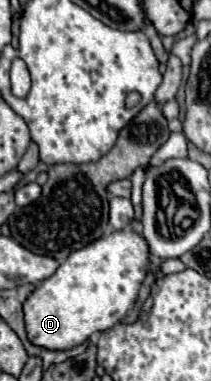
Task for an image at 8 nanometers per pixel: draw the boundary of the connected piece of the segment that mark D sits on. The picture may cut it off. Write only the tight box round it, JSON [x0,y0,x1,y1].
[23,230,147,350]

